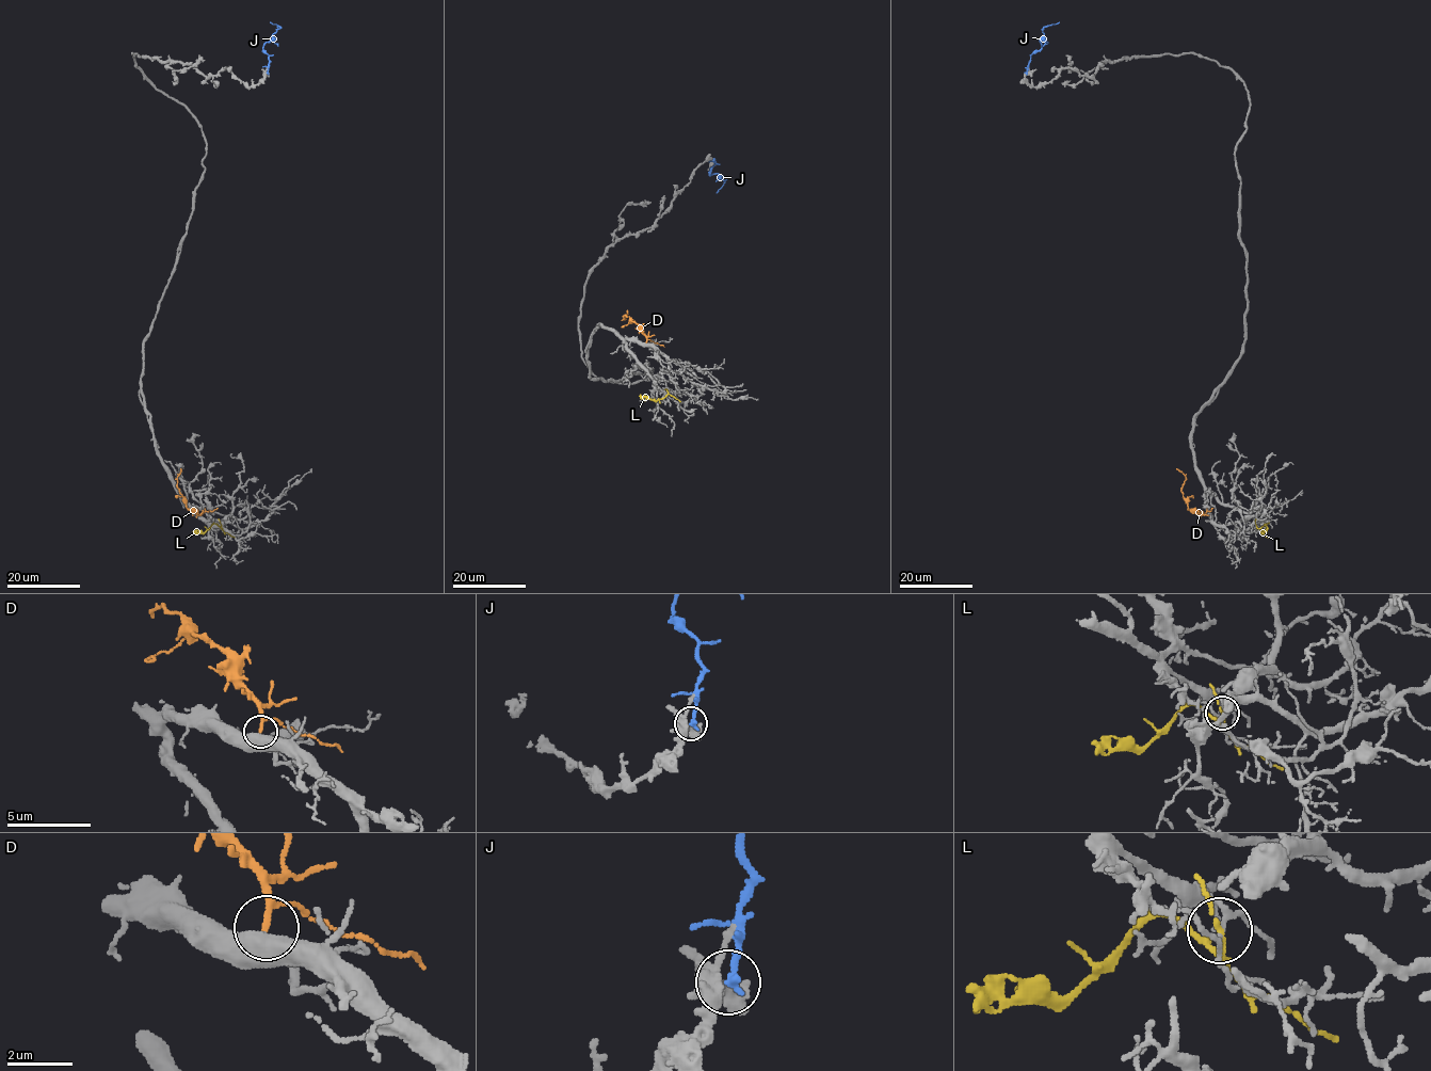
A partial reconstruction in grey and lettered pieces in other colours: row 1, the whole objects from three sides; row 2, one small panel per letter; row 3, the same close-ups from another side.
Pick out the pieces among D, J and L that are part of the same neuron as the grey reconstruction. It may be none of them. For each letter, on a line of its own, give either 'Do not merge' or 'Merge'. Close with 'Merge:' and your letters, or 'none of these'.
D: Merge
J: Do not merge
L: Do not merge
Merge: D

